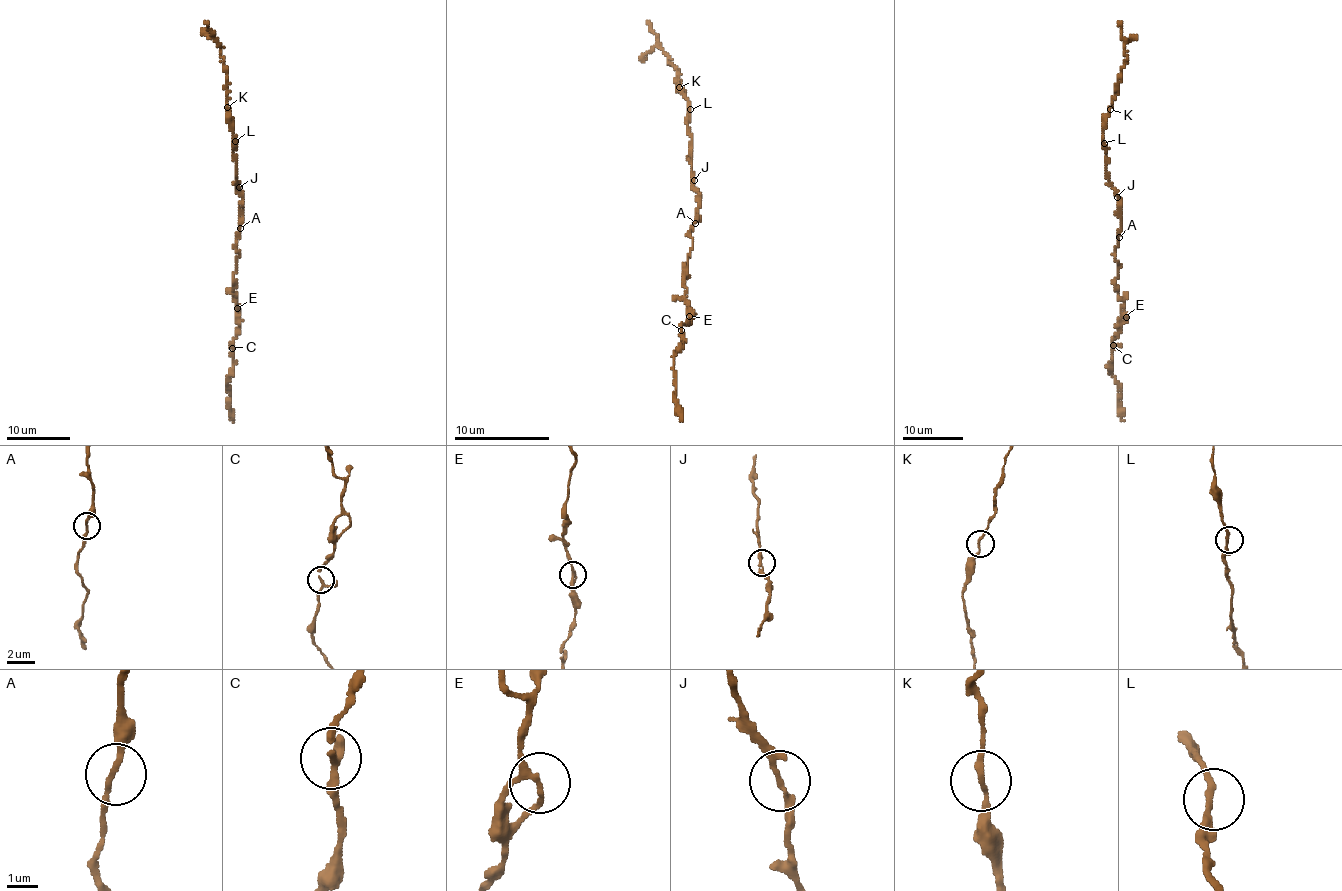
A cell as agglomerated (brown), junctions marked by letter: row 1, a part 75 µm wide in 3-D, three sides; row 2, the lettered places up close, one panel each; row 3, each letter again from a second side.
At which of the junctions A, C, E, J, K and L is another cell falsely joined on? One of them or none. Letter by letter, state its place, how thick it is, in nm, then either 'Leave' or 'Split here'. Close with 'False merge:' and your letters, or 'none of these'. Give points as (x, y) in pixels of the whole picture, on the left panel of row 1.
A: Place: (240, 228). Thickness 160 nm. Leave
C: Place: (232, 348). Thickness 160 nm. Leave
E: Place: (237, 308). Thickness 160 nm. Leave
J: Place: (239, 187). Thickness 180 nm. Leave
K: Place: (227, 107). Thickness 160 nm. Leave
L: Place: (235, 141). Thickness 190 nm. Leave
False merge: none of these

